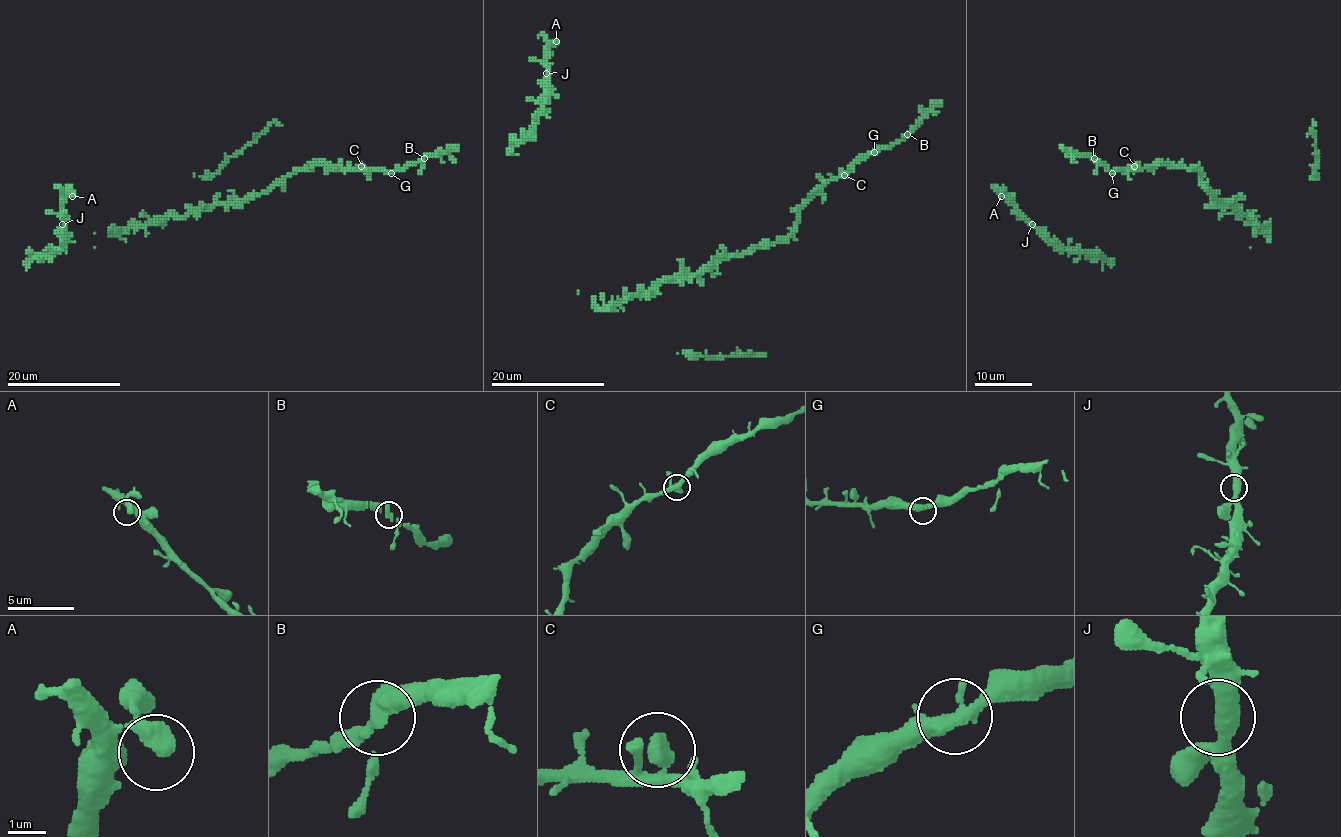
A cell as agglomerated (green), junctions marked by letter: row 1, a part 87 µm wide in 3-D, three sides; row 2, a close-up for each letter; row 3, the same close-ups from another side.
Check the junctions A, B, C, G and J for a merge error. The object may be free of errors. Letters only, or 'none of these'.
none of these

